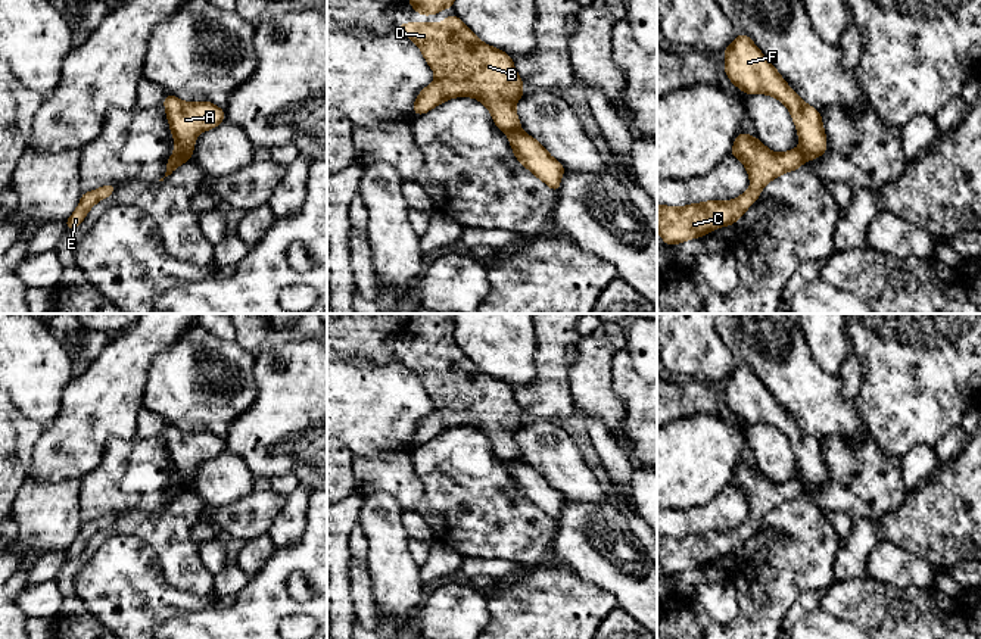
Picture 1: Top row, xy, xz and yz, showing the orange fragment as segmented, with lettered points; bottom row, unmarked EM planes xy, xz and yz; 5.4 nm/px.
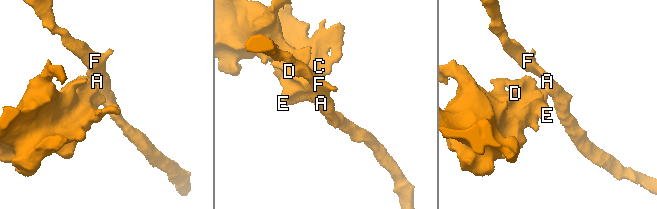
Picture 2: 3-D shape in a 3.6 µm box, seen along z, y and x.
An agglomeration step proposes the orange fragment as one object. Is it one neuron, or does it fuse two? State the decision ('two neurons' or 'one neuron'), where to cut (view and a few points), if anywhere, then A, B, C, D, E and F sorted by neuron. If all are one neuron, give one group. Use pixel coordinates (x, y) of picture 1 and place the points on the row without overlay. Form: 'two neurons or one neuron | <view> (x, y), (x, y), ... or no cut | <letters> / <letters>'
two neurons | xy (176, 477), (190, 488) | A F / B C D E

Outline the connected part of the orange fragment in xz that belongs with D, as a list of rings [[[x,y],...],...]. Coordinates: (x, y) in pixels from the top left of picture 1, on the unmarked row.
[[[446,346],[443,353],[396,353],[396,359],[418,375],[436,405],[414,431],[412,442],[417,446],[452,427],[474,427],[489,439],[501,461],[510,464],[521,458],[514,436],[524,424],[523,409],[510,384],[482,373],[458,346]]]

